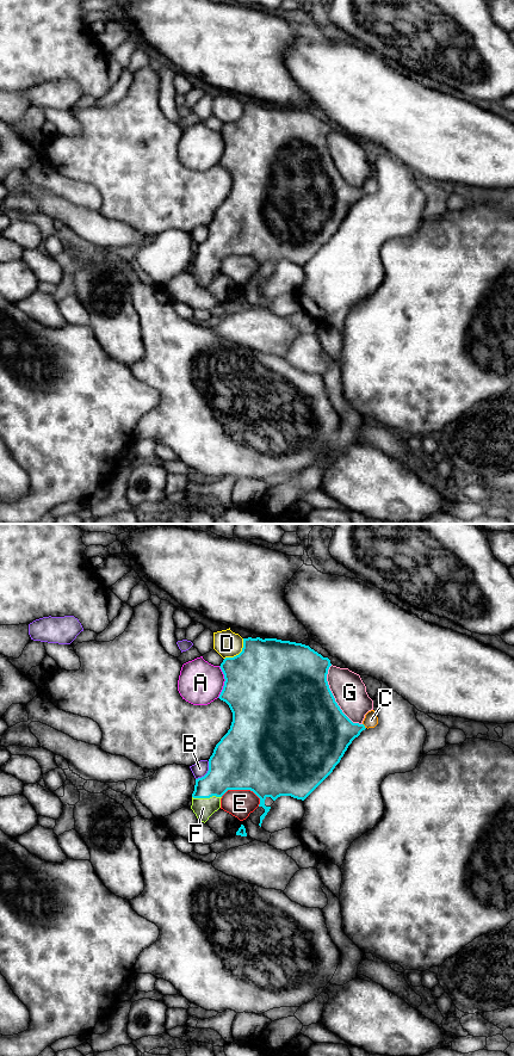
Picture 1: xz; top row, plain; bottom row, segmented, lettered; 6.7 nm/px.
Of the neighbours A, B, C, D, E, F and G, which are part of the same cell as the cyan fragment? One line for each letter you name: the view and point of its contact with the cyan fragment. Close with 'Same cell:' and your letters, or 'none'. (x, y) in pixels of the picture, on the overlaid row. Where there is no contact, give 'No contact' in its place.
F: Touches cyan at xz (206, 797)
Same cell: F

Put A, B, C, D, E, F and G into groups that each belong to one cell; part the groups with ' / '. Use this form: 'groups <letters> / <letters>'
groups A / B / C / D / E / F / G

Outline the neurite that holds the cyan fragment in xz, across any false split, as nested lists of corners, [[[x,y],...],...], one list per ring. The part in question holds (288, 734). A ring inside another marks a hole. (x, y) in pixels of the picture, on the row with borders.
[[[260,637],[243,638],[242,651],[234,657],[225,657],[223,660],[219,667],[224,674],[225,681],[218,698],[229,705],[233,712],[233,722],[230,729],[216,745],[213,753],[209,759],[208,773],[202,778],[196,779],[191,809],[200,822],[205,823],[209,817],[221,808],[221,798],[228,790],[250,790],[260,798],[259,807],[262,807],[265,809],[265,813],[260,816],[259,826],[261,827],[262,820],[271,809],[271,807],[265,805],[265,799],[267,797],[271,797],[273,801],[275,801],[280,796],[291,796],[293,798],[304,801],[333,772],[352,741],[358,737],[360,733],[366,728],[364,724],[353,723],[342,712],[342,710],[335,702],[335,698],[327,681],[327,674],[330,666],[332,663],[328,657],[323,657],[309,646],[277,638],[262,640]]]

